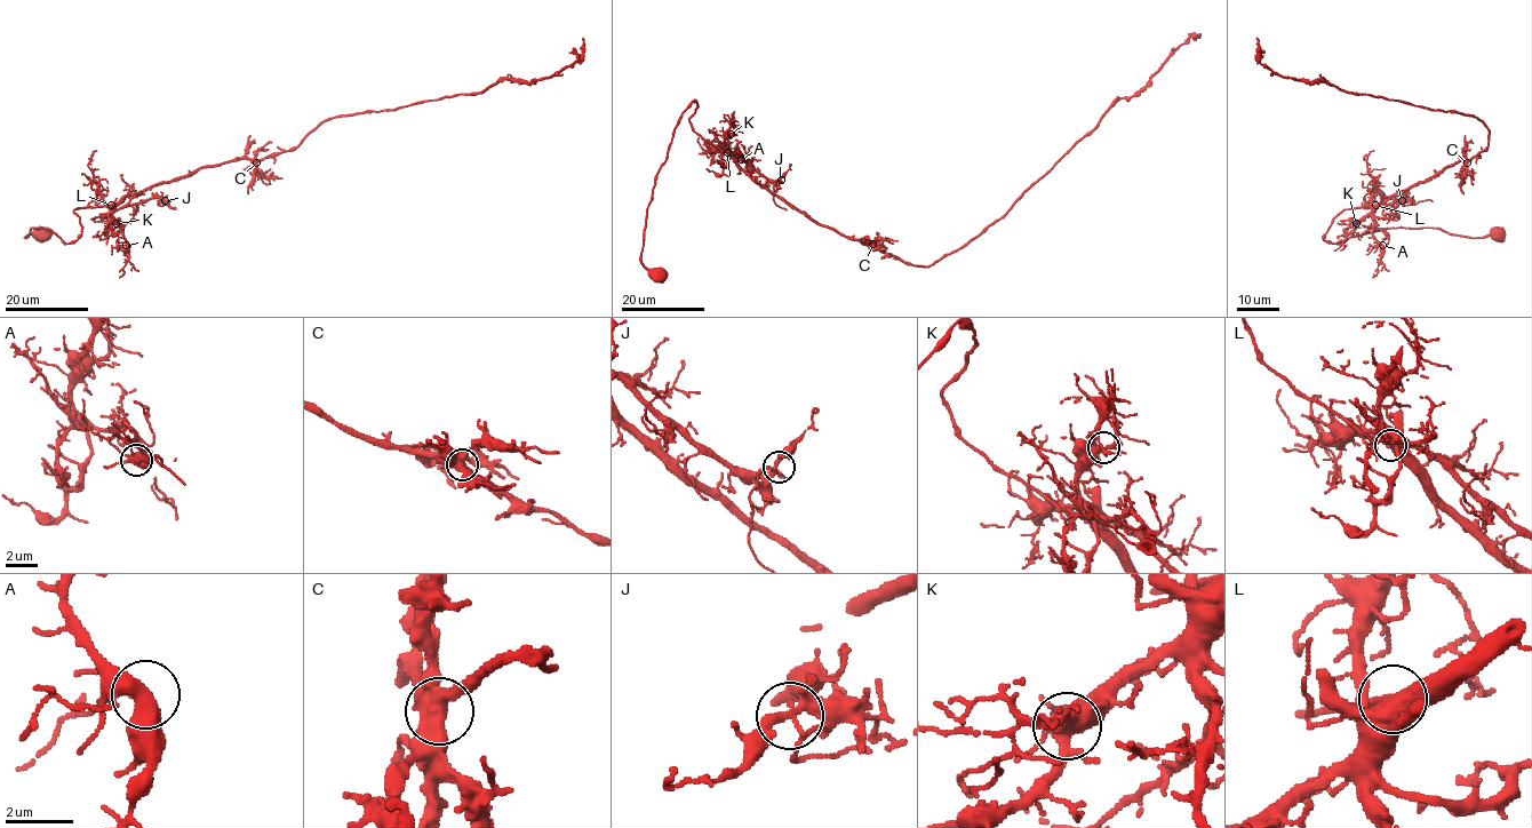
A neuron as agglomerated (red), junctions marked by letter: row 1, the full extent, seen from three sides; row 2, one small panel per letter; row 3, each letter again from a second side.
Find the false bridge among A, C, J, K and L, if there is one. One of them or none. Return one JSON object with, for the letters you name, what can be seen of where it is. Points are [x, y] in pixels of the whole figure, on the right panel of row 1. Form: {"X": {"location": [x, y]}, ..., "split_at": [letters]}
{"split_at": []}

